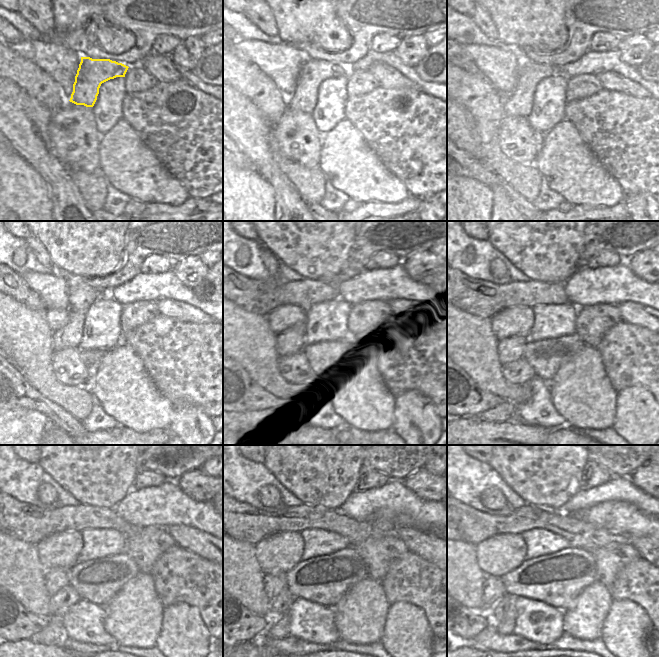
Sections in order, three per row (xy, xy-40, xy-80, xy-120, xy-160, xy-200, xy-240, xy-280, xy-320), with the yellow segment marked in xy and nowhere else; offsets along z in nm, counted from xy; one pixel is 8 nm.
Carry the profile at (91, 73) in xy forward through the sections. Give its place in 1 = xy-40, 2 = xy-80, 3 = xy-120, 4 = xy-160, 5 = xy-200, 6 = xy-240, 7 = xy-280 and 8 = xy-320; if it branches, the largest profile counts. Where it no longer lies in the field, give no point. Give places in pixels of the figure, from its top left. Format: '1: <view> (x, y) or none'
1: xy-40 (313, 72)
2: xy-80 (519, 103)
3: xy-120 (80, 300)
4: xy-160 (289, 342)
5: xy-200 (510, 349)
6: xy-240 (55, 579)
7: xy-280 (273, 584)
8: xy-320 (493, 590)

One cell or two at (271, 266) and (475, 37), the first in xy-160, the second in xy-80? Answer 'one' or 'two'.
two

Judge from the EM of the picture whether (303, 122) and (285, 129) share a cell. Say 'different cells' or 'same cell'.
same cell

